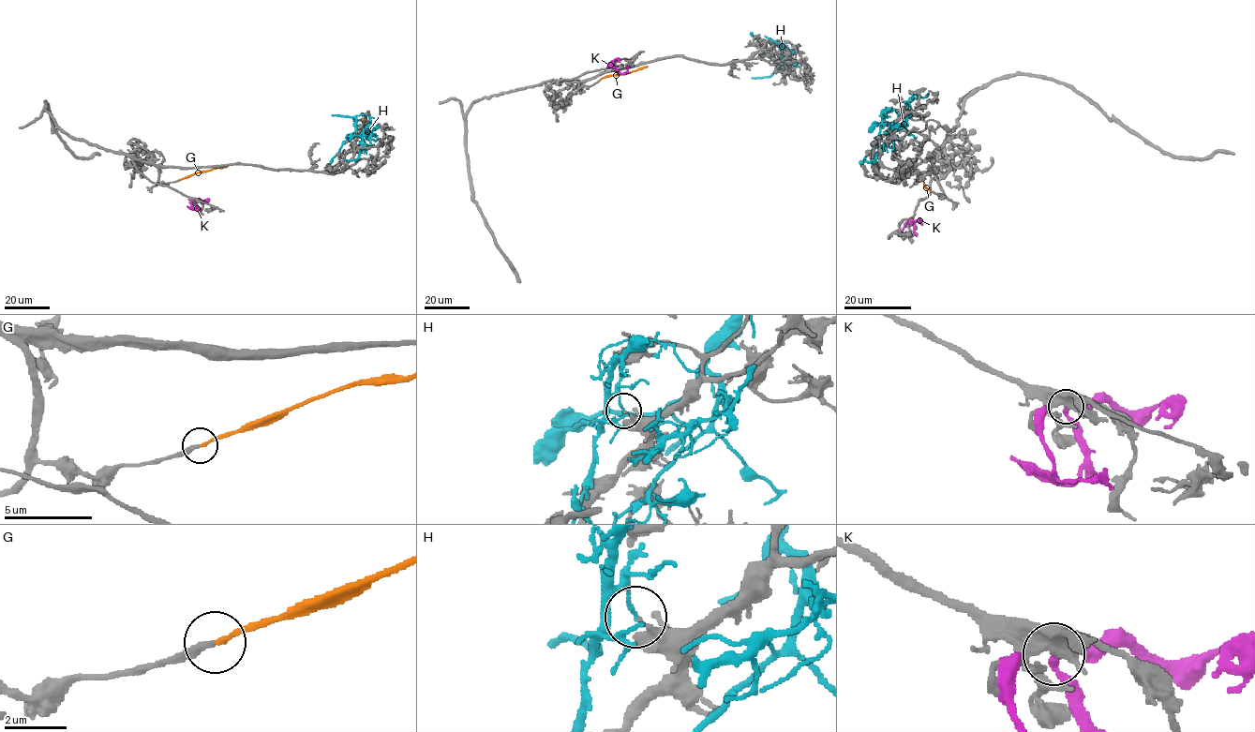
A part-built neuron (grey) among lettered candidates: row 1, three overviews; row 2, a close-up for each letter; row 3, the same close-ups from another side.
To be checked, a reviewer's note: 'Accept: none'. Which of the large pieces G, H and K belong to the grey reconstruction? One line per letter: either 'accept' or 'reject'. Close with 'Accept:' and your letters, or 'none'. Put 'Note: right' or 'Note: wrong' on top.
Note: wrong
G: accept
H: reject
K: reject
Accept: G

